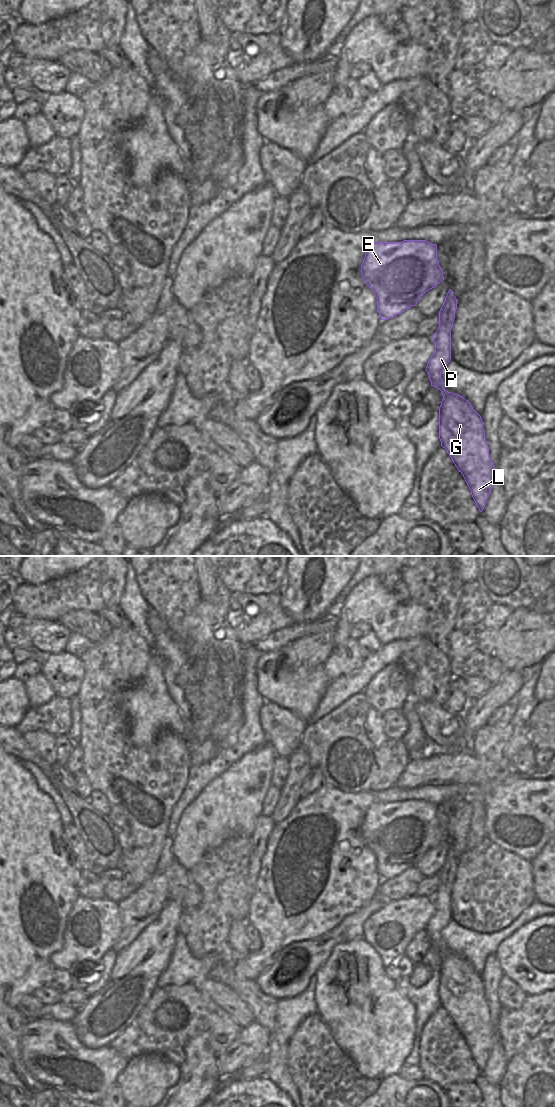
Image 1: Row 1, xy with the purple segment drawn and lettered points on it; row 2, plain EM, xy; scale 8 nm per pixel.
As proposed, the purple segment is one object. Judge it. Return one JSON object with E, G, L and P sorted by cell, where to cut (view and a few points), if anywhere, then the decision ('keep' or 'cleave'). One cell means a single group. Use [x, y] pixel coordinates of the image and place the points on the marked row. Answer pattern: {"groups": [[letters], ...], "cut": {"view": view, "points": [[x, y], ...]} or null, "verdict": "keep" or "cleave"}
{"groups": [["E", "G", "L", "P"]], "cut": null, "verdict": "keep"}

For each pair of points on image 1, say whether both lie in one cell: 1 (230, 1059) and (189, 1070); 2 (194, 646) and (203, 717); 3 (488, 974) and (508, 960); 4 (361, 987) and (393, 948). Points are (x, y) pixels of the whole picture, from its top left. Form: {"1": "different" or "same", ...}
{"1": "different", "2": "same", "3": "different", "4": "different"}

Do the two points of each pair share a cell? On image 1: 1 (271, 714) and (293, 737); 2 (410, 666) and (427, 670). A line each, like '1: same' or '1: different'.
1: same
2: different

